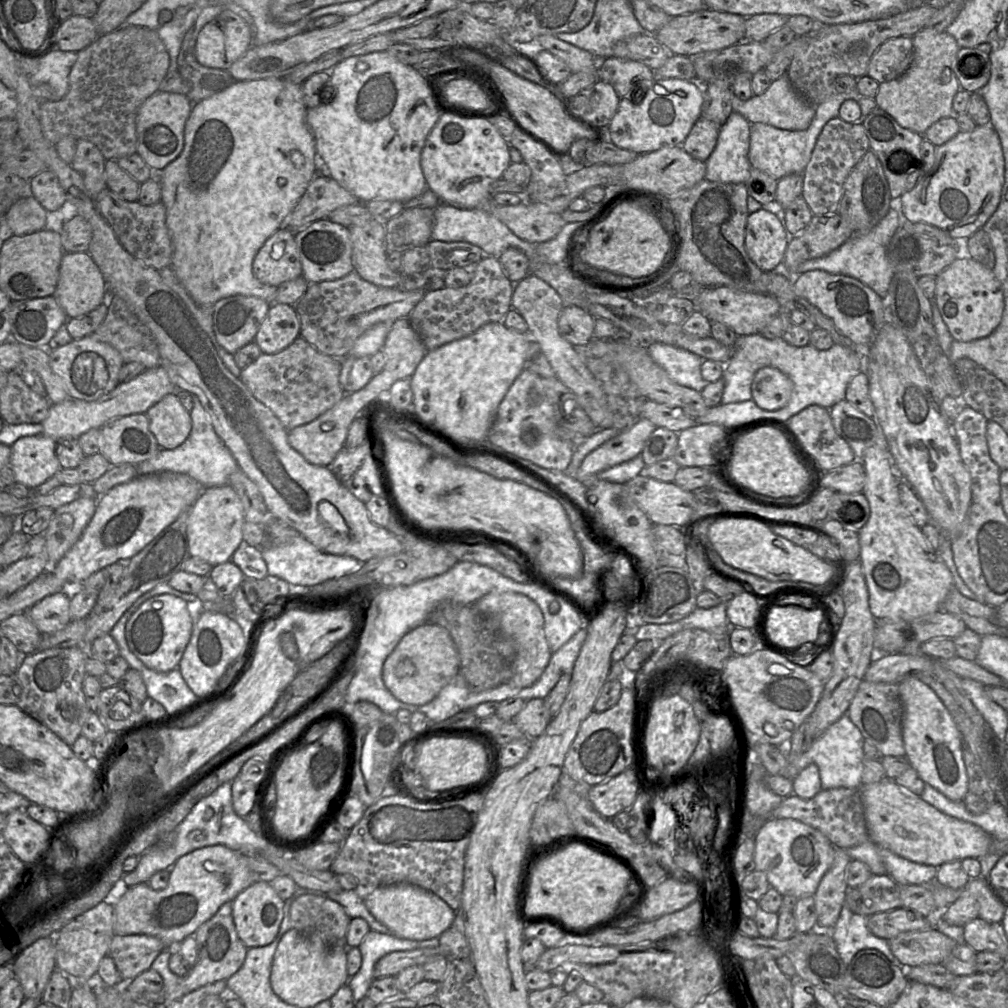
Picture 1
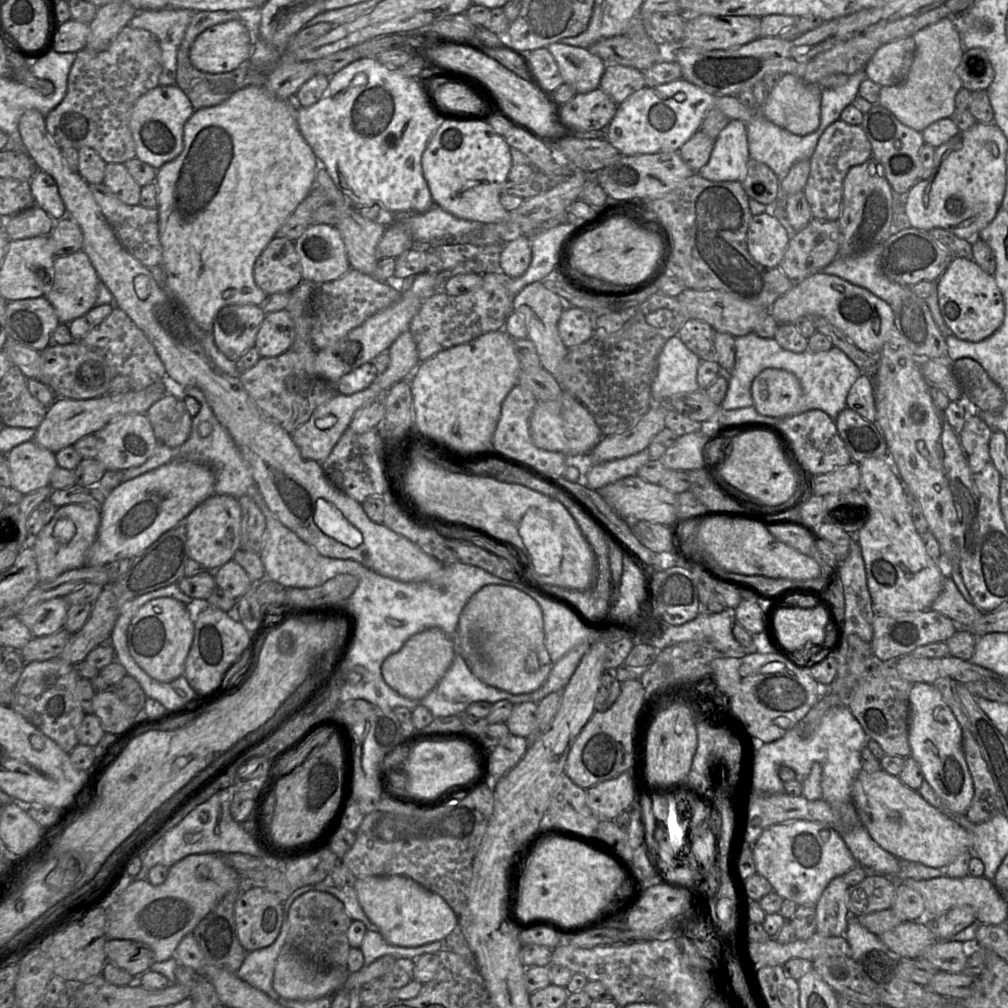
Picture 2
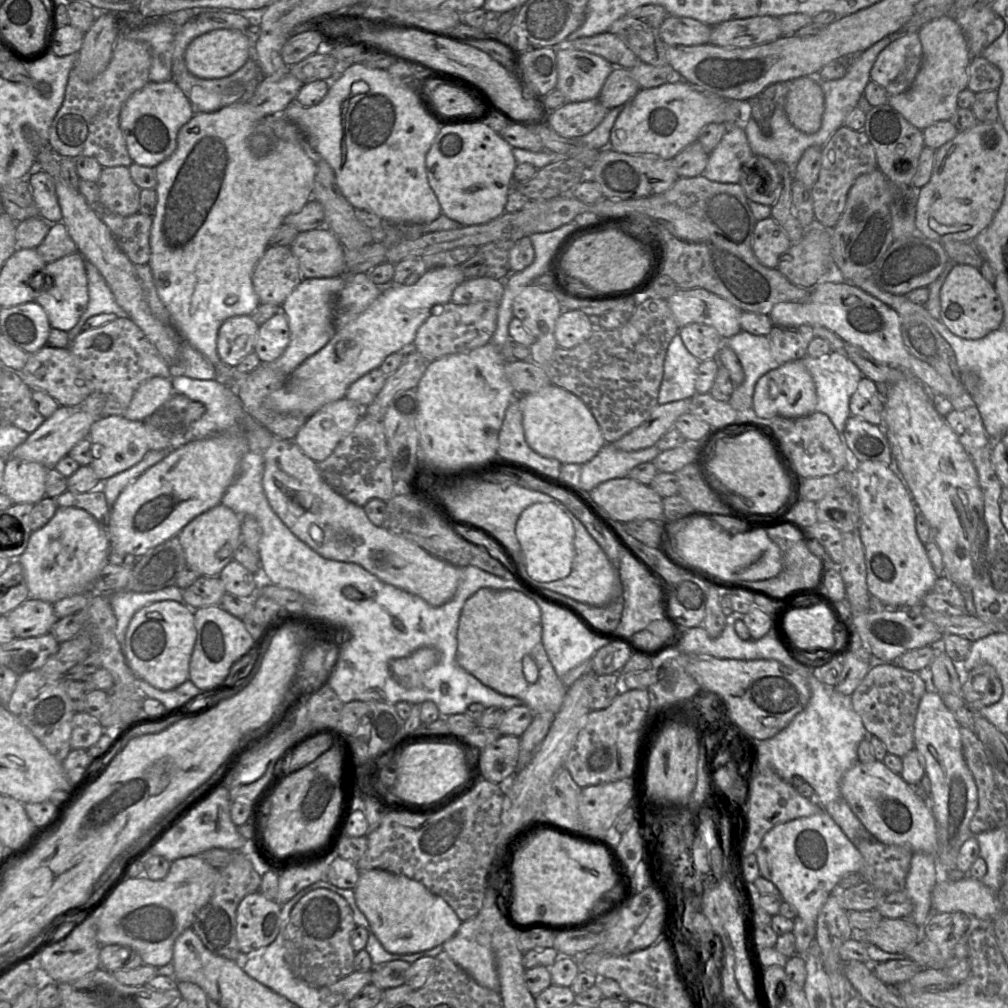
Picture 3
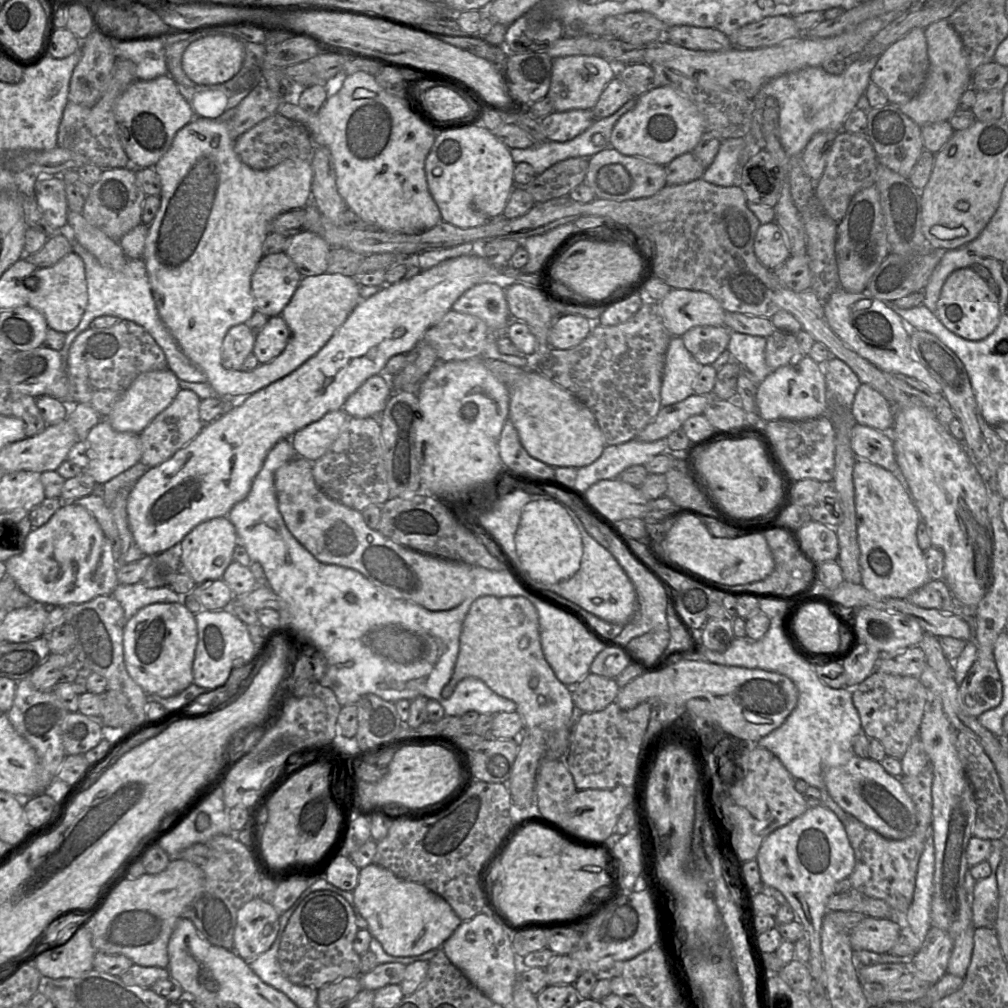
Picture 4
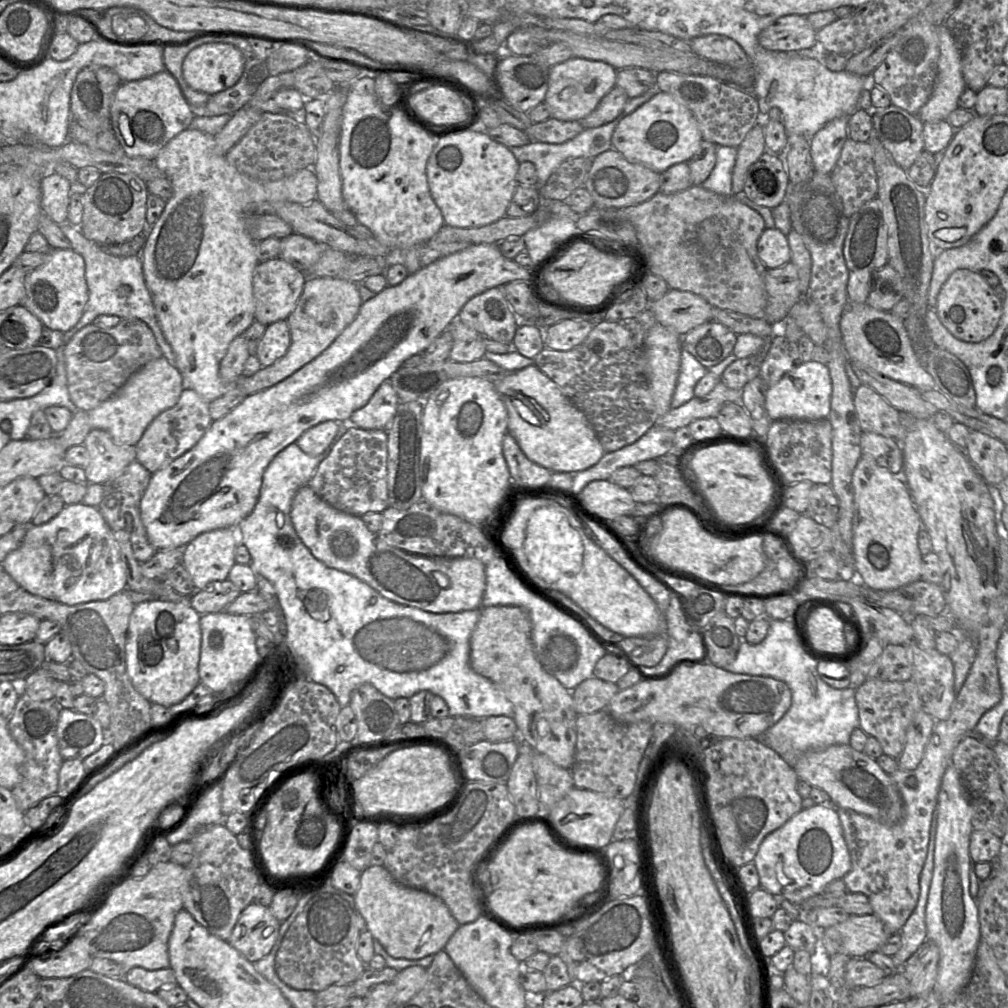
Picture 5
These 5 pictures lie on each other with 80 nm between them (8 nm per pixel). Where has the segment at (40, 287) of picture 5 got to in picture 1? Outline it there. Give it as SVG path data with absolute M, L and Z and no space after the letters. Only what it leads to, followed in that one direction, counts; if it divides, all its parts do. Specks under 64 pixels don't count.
M88 252L64 253L52 296L68 319L84 316L106 302L106 281Z

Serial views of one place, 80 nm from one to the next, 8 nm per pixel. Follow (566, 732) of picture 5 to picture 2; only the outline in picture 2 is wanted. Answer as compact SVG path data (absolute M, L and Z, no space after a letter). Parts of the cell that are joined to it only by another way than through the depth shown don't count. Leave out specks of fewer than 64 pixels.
M485 585L466 603L456 630L458 652L481 682L513 695L539 689L553 663L545 646L543 614L528 594L502 585Z

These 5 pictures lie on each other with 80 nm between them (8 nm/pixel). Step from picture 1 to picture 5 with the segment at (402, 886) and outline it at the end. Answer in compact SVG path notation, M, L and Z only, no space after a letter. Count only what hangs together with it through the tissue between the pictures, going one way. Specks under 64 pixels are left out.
M372 865L361 872L354 900L367 924L367 930L394 958L417 960L435 955L445 948L460 926L441 898L402 885L384 866Z

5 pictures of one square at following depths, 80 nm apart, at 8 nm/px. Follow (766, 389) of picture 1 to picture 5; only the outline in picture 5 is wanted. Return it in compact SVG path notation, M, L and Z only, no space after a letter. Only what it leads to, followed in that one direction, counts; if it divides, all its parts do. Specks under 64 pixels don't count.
M815 361L801 363L786 373L778 383L768 388L765 407L772 420L828 419L832 395L832 382L827 365Z

